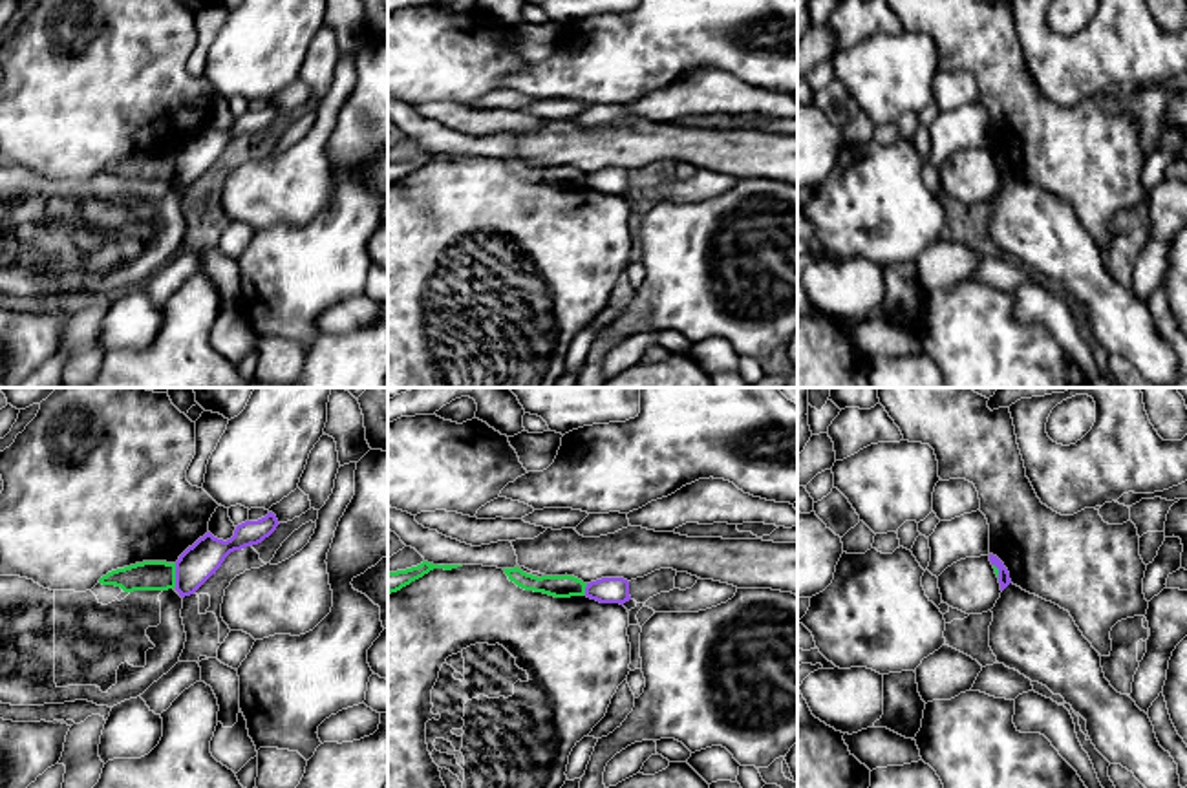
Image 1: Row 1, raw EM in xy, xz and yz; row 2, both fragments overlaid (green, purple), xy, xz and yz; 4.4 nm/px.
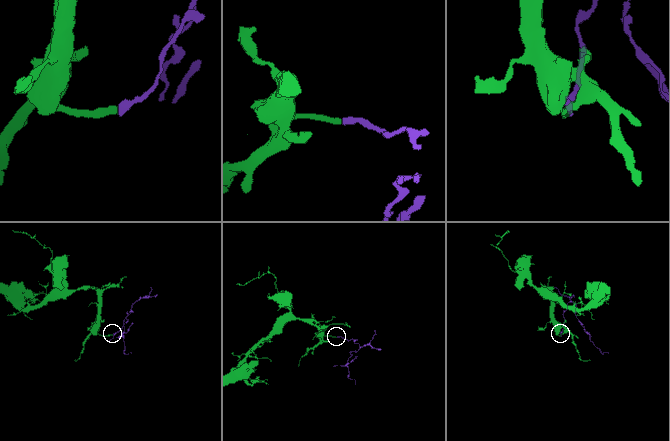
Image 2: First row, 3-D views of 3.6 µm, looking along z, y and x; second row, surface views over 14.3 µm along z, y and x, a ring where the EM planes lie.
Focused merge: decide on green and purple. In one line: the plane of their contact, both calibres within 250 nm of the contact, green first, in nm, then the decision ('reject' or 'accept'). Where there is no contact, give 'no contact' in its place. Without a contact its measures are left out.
contact in xy; calibres 130 and 160 nm; reject

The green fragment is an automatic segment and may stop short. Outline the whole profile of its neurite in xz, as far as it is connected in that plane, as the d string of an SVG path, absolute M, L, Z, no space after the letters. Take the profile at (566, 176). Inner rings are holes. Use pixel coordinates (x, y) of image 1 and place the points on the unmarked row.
M503 159L510 172L525 181L543 183L554 188L583 186L587 174L574 166L532 166L521 159Z

